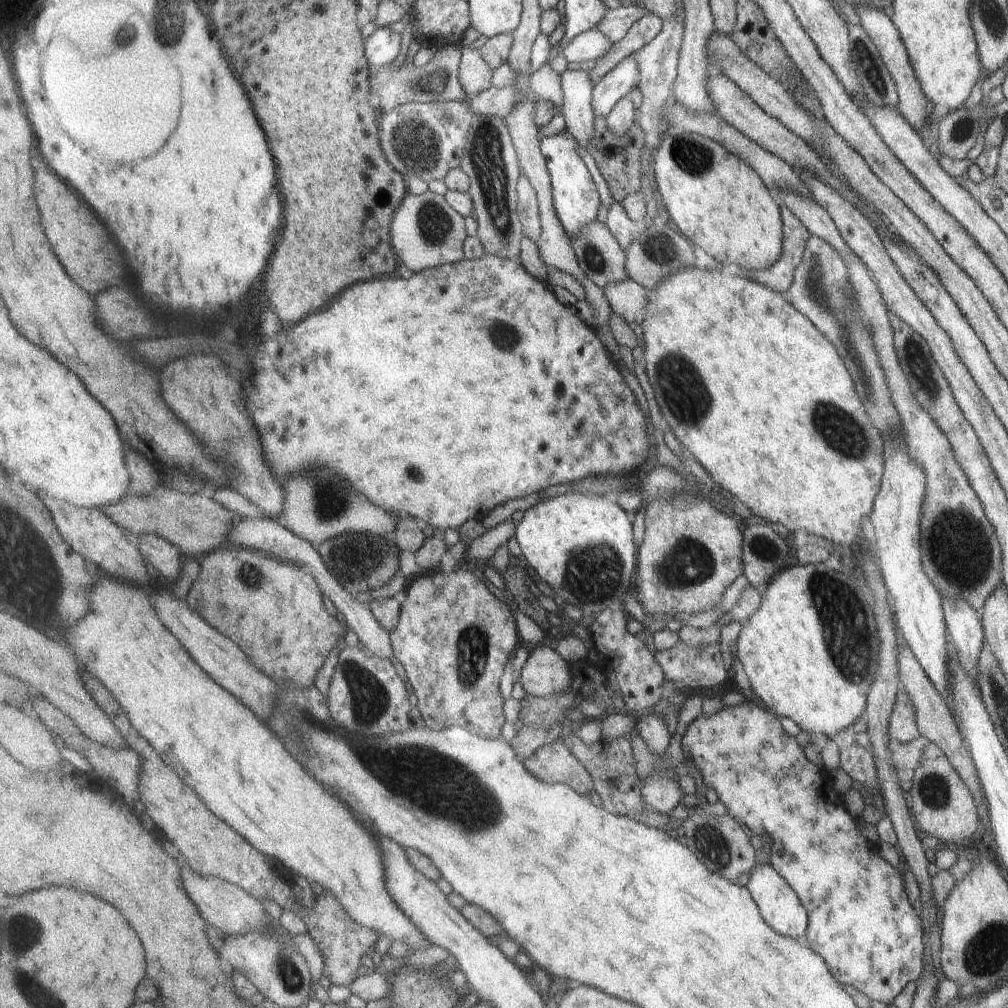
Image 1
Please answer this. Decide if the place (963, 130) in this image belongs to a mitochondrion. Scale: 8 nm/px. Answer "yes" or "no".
yes

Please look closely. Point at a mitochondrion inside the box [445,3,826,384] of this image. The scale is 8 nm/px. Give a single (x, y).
(487, 158)

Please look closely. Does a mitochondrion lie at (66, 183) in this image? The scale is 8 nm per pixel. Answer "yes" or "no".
no

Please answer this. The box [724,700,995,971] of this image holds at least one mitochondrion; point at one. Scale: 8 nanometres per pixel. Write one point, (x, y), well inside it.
(933, 787)

